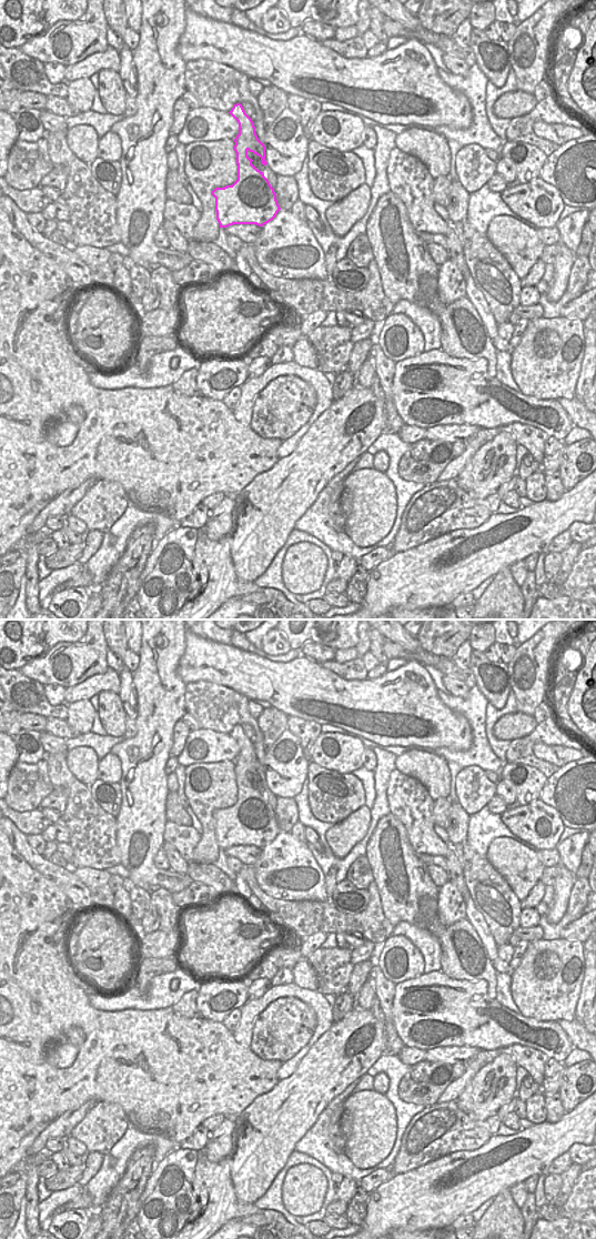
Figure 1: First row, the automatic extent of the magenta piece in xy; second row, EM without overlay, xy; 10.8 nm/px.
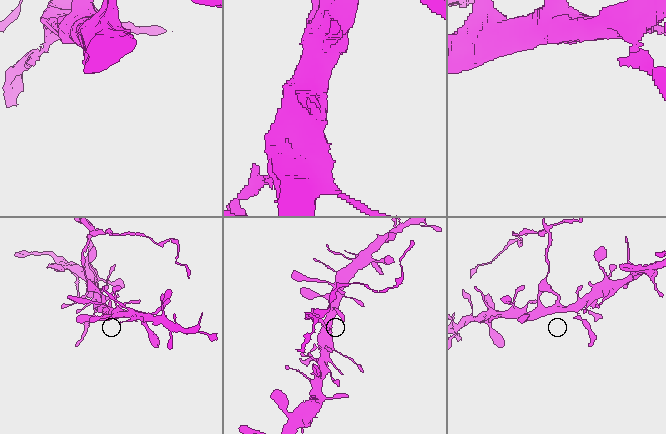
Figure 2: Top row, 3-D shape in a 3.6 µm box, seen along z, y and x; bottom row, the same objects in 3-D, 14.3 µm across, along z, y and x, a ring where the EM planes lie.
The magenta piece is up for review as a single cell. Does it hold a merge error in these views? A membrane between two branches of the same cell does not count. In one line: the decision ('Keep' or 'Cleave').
Cleave.

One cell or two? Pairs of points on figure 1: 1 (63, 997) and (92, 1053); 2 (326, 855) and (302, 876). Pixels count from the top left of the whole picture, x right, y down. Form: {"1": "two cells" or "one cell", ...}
{"1": "one cell", "2": "two cells"}

